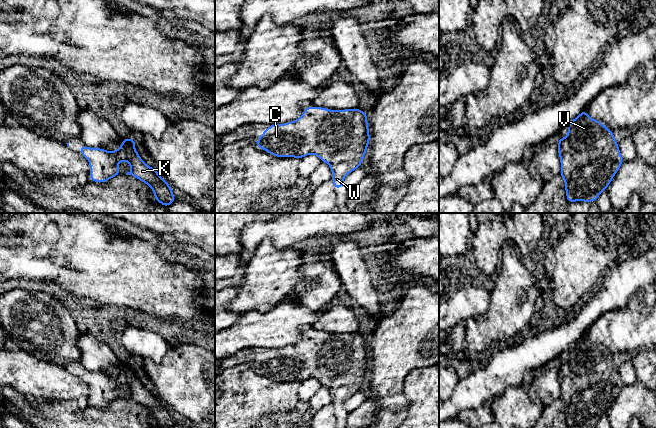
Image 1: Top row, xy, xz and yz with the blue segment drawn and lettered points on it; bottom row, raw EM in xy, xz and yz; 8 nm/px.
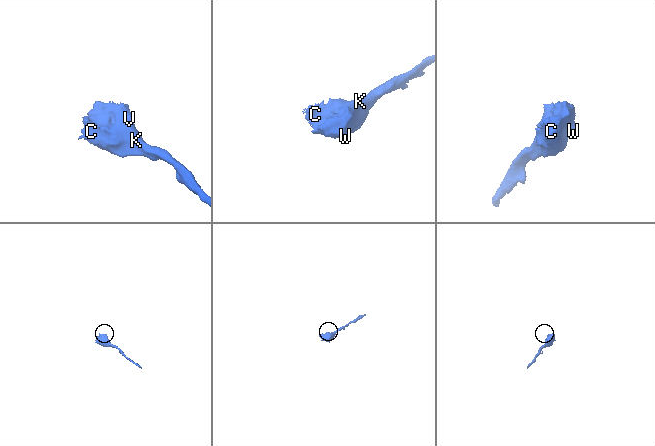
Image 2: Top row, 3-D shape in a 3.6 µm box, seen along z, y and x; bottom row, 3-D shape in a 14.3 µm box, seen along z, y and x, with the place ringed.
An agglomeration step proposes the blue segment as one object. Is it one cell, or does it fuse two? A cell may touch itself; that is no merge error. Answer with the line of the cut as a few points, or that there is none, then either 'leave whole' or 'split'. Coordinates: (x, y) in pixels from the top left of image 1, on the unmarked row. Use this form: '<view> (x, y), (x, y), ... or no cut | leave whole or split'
no cut | leave whole

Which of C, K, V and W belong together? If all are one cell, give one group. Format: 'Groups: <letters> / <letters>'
Groups: C K V W

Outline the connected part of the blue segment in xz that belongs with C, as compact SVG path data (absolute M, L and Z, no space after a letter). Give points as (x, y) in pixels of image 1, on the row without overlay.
M307 330L295 345L284 348L271 348L256 364L258 372L275 381L304 382L315 378L321 386L329 388L334 413L343 412L344 402L361 391L370 357L367 337L358 331L344 334L330 334L324 331Z

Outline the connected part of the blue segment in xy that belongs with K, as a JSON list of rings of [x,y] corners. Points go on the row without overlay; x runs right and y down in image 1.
[[[125,362],[114,376],[103,372],[80,370],[79,376],[89,385],[90,405],[107,406],[120,399],[118,387],[127,385],[131,392],[126,399],[132,399],[147,408],[154,417],[154,423],[160,428],[172,428],[176,422],[172,411],[159,399],[156,393],[148,390],[135,373],[135,363]]]

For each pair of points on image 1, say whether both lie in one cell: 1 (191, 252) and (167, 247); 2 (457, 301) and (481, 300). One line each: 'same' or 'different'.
1: same
2: same

